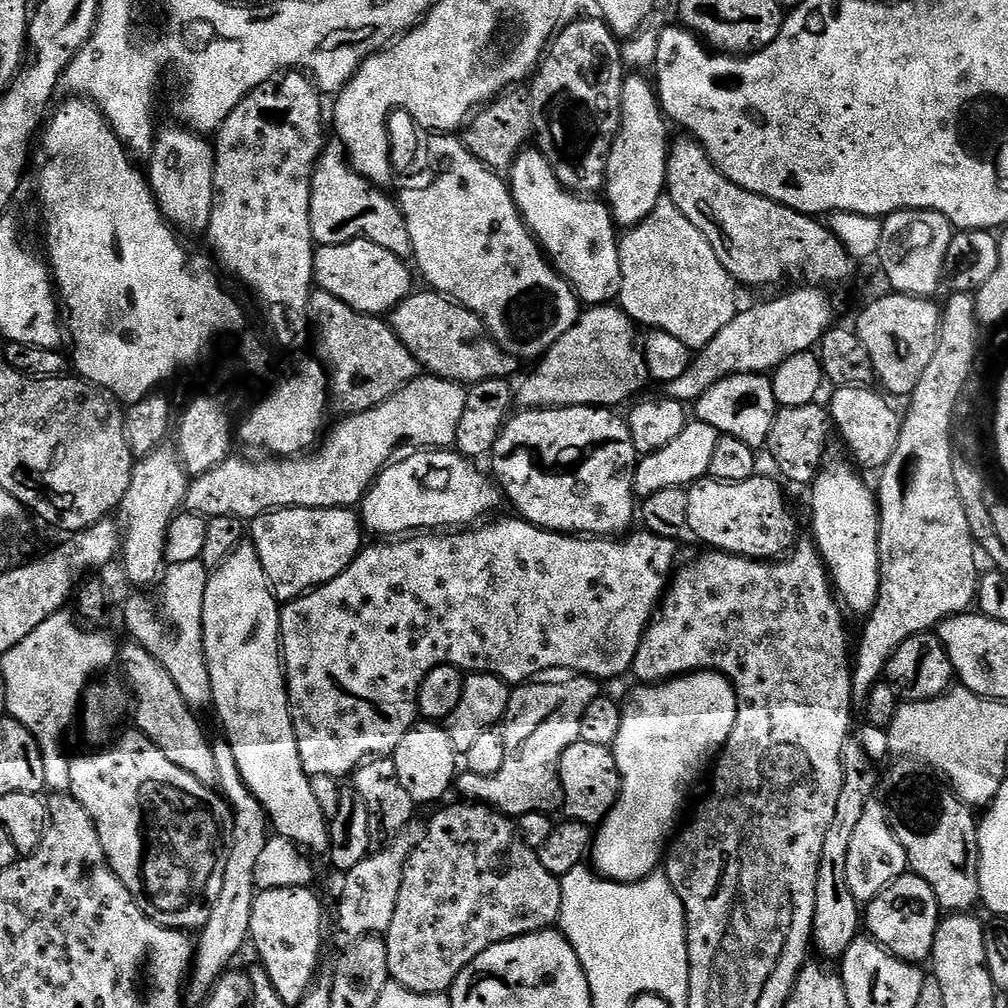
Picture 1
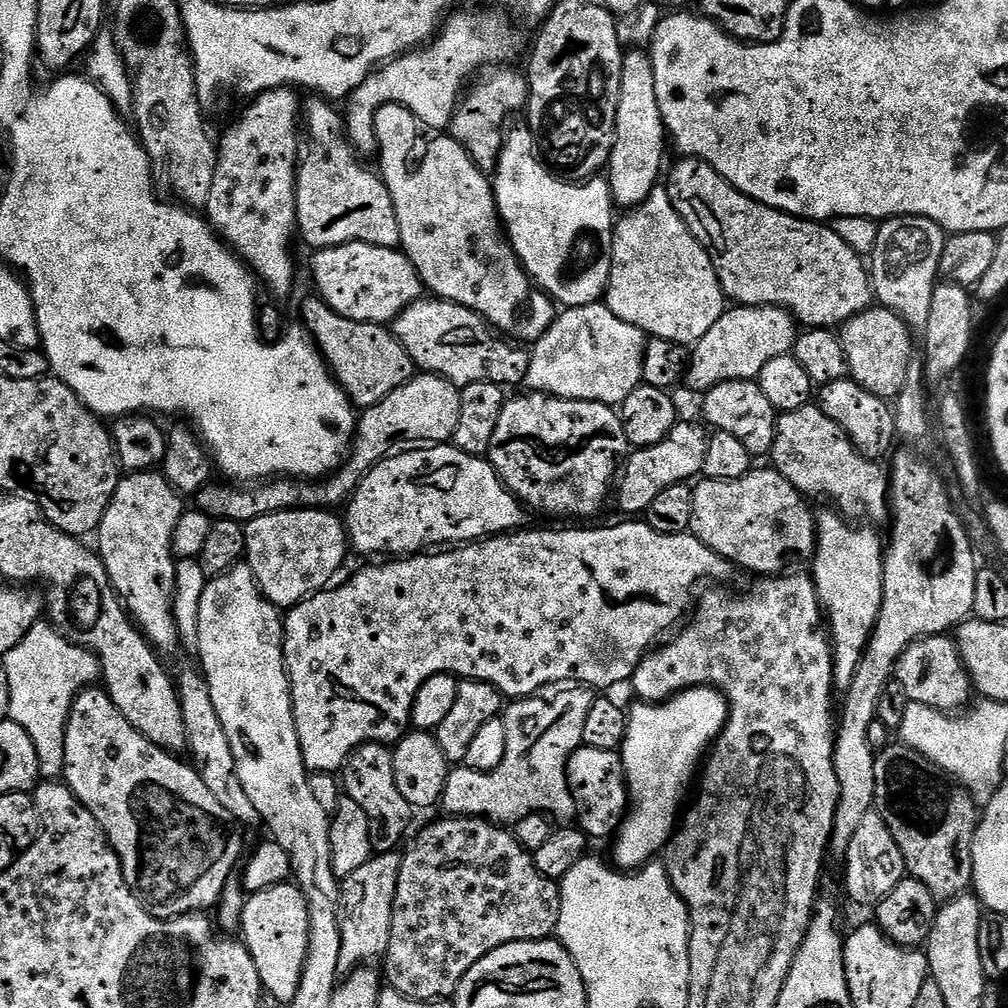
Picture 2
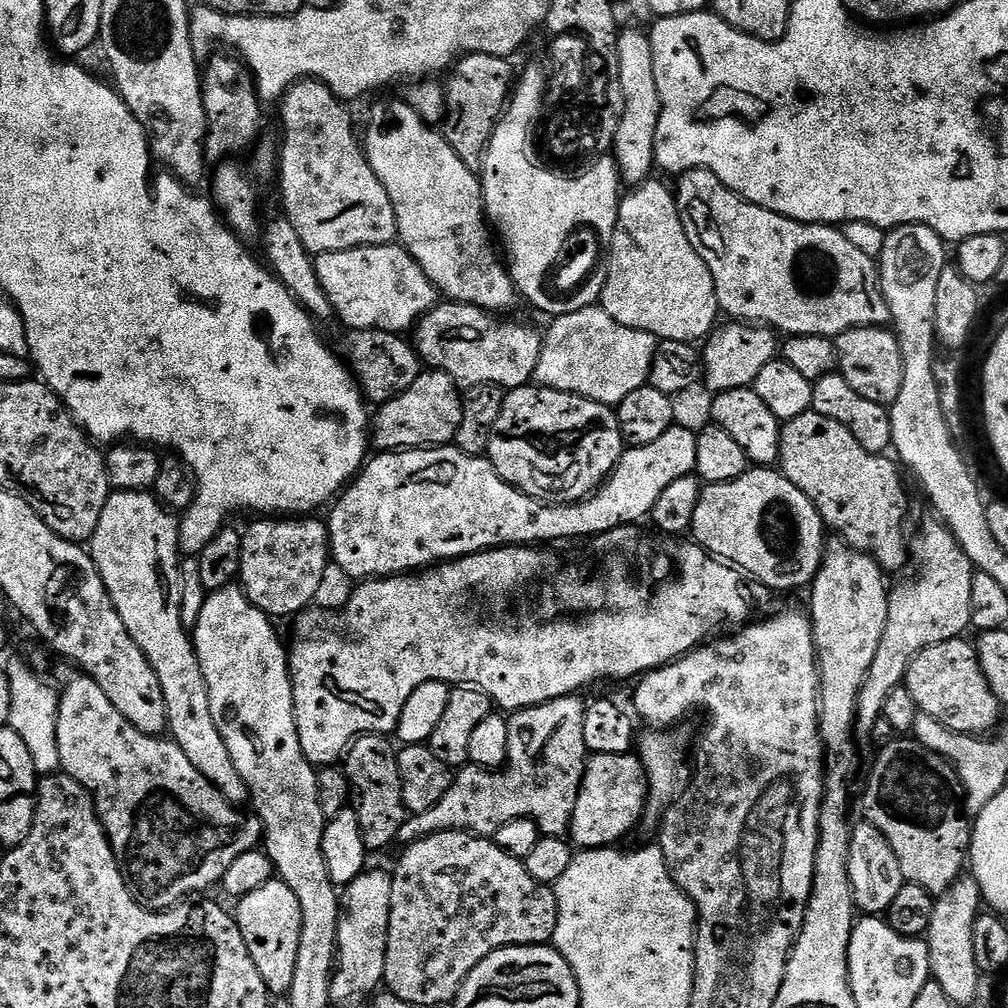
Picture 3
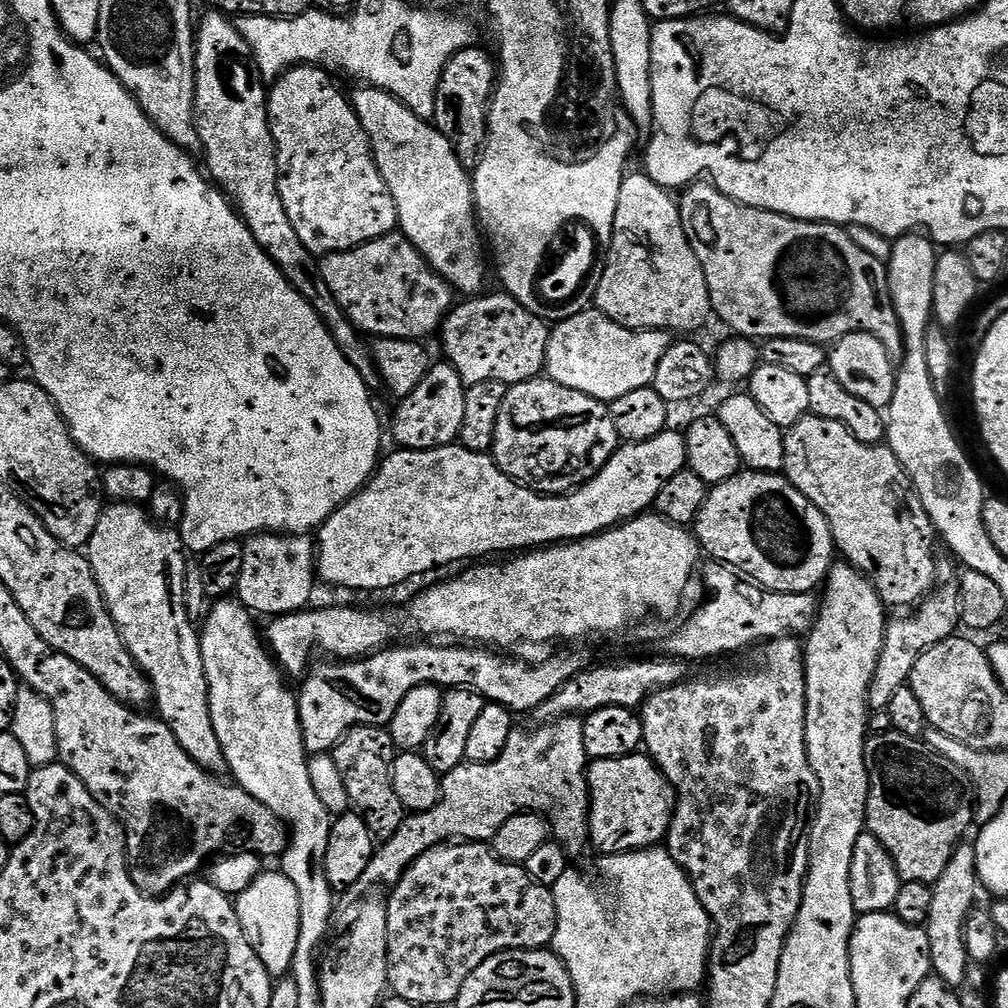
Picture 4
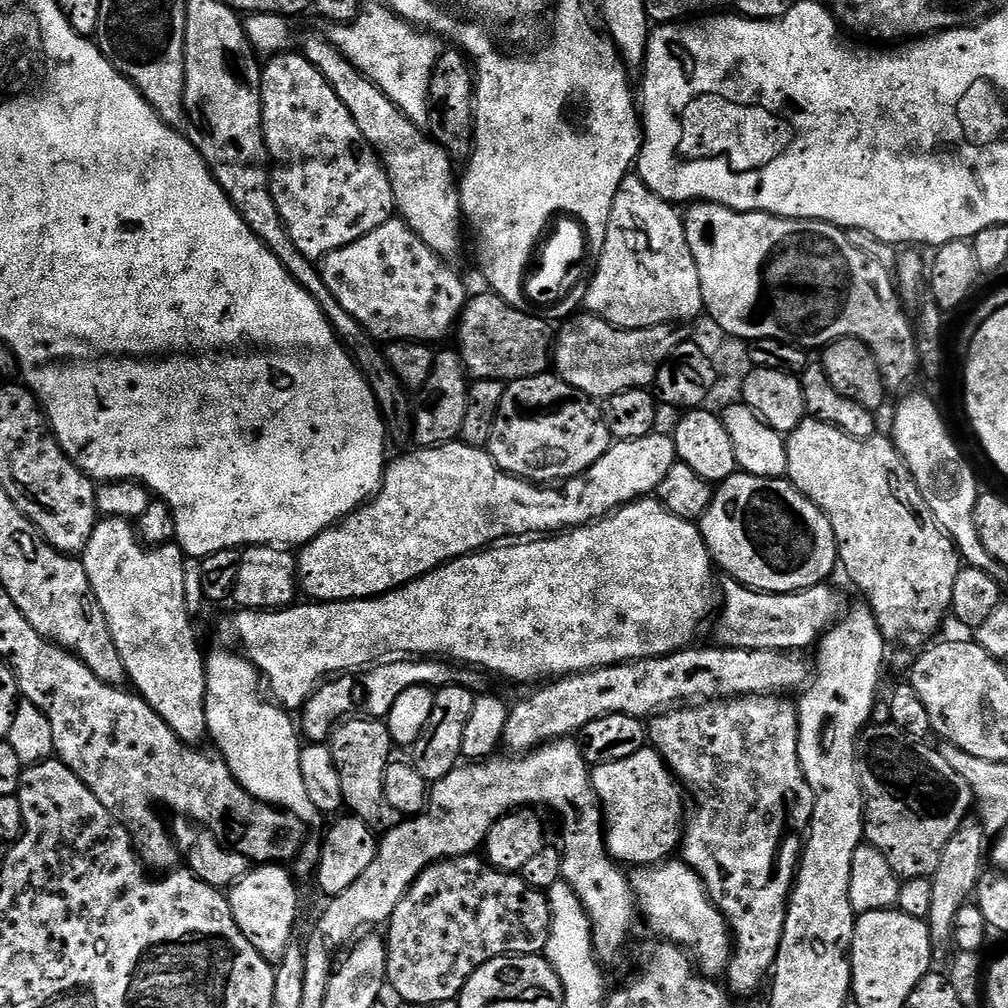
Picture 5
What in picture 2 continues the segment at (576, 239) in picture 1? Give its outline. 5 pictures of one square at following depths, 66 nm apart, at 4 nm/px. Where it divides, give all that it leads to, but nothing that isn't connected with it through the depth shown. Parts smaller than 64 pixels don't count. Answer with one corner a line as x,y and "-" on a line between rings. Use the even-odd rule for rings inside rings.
527,126
515,128
507,133
496,157
496,171
491,177
496,215
500,217
520,265
539,291
552,297
564,310
597,303
607,293
610,267
592,264
581,276
568,277
564,277
564,267
576,239
583,232
607,237
613,231
614,205
607,179
569,182
559,175
551,176
549,165
538,155
536,133

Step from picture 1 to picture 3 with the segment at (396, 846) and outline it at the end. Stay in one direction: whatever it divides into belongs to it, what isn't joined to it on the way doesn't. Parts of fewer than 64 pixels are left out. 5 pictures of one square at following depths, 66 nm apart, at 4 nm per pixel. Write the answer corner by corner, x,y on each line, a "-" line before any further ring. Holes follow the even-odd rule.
365,870
342,892
342,911
336,943
336,967
332,970
330,994
333,1005
375,993
381,987
386,966
386,942
390,926
392,877
386,871

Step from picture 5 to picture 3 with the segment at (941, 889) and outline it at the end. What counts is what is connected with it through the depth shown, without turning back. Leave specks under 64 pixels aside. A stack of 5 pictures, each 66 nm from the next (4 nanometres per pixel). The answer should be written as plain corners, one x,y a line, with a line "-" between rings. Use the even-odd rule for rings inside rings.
971,874
961,875
960,879
933,903
930,926
926,933
931,979
946,990
953,1005
971,1005
974,994
978,990
978,982
982,979
980,967
974,958
974,934
972,927
976,917
982,912
982,897
978,882

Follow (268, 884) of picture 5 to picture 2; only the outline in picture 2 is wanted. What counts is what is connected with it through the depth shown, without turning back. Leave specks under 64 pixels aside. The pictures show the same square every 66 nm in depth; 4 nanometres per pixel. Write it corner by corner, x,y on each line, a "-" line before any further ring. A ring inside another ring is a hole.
285,882
275,884
264,892
251,893
244,901
238,932
250,958
254,958
261,989
267,995
269,992
278,1003
291,1005
294,994
298,994
298,982
302,978
310,942
310,914
299,887

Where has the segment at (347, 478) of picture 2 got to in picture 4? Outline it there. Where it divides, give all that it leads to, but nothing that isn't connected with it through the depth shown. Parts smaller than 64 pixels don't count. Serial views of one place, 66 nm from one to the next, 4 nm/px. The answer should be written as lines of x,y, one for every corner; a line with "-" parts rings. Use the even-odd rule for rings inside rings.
433,363
426,378
414,386
412,393
403,397
396,408
396,417
392,420
392,436
404,450
423,450
426,448
444,448
459,437
462,430
462,417
466,406
466,385
453,364

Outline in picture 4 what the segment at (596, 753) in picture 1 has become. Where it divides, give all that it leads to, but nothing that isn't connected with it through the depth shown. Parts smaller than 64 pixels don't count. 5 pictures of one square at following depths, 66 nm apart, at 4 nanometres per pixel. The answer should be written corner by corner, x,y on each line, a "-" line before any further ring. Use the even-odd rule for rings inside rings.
633,754
622,758
606,758
605,760
592,760
588,766
588,794
590,803
588,806
588,839
591,847
597,848
597,853
613,856
619,852
636,852
639,848
651,848
659,845
667,837
668,827
672,821
672,812
676,809
676,790
669,784
660,767
652,761
652,757
647,754

